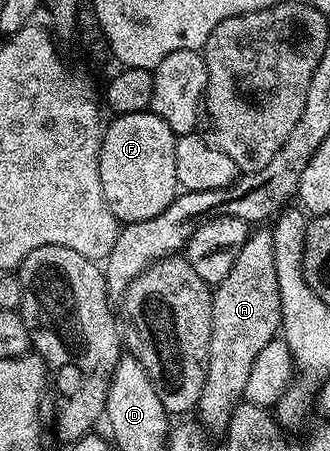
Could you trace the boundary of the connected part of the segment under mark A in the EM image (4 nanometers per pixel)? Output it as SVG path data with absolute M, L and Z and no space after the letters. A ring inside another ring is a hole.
M258 228L251 233L250 237L246 239L244 248L240 248L240 256L236 256L236 264L232 264L232 272L228 272L228 276L224 276L224 280L220 280L220 284L213 287L212 297L210 299L212 304L212 328L210 329L210 343L208 344L208 364L206 365L206 379L204 380L204 388L202 395L196 407L197 421L201 422L207 431L210 430L214 434L221 435L228 428L228 420L230 414L234 411L236 403L245 395L246 384L248 382L248 372L252 372L252 364L256 360L256 356L264 348L264 344L268 344L271 340L279 337L282 328L282 312L280 310L280 288L276 282L276 260L272 252L272 236L270 230L266 228Z

